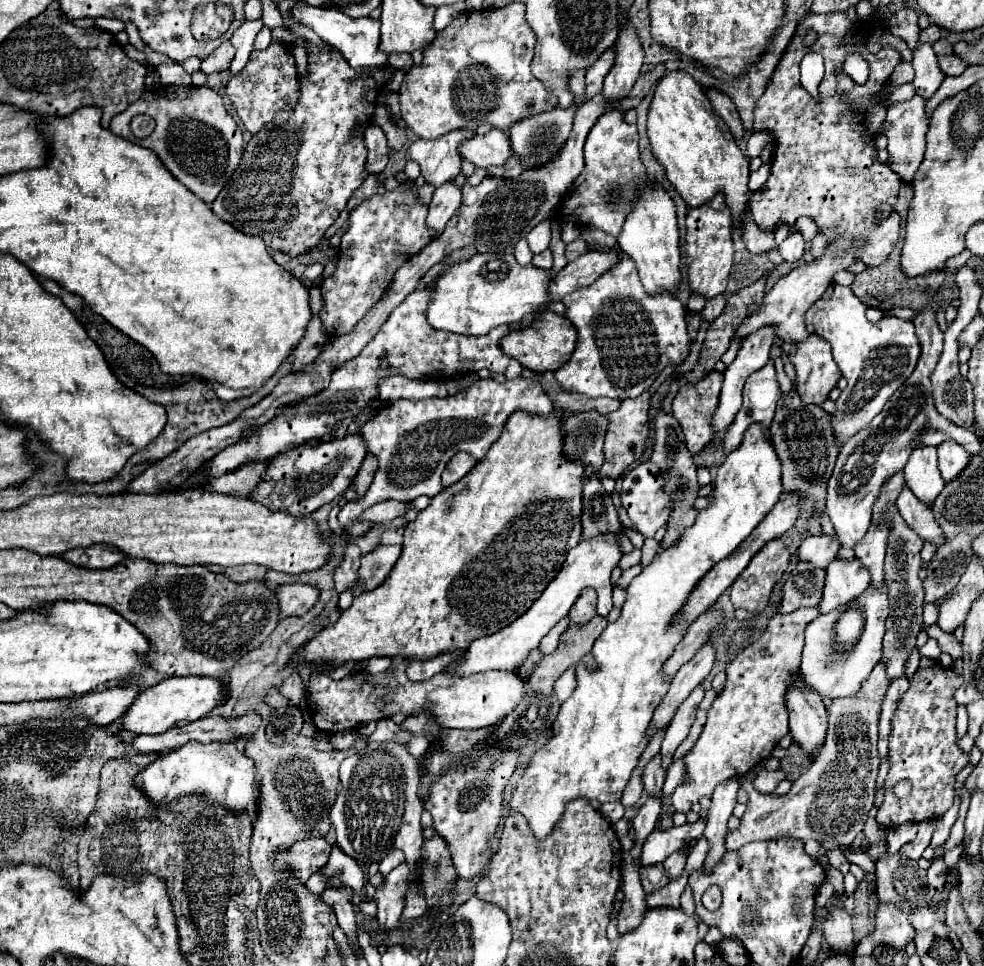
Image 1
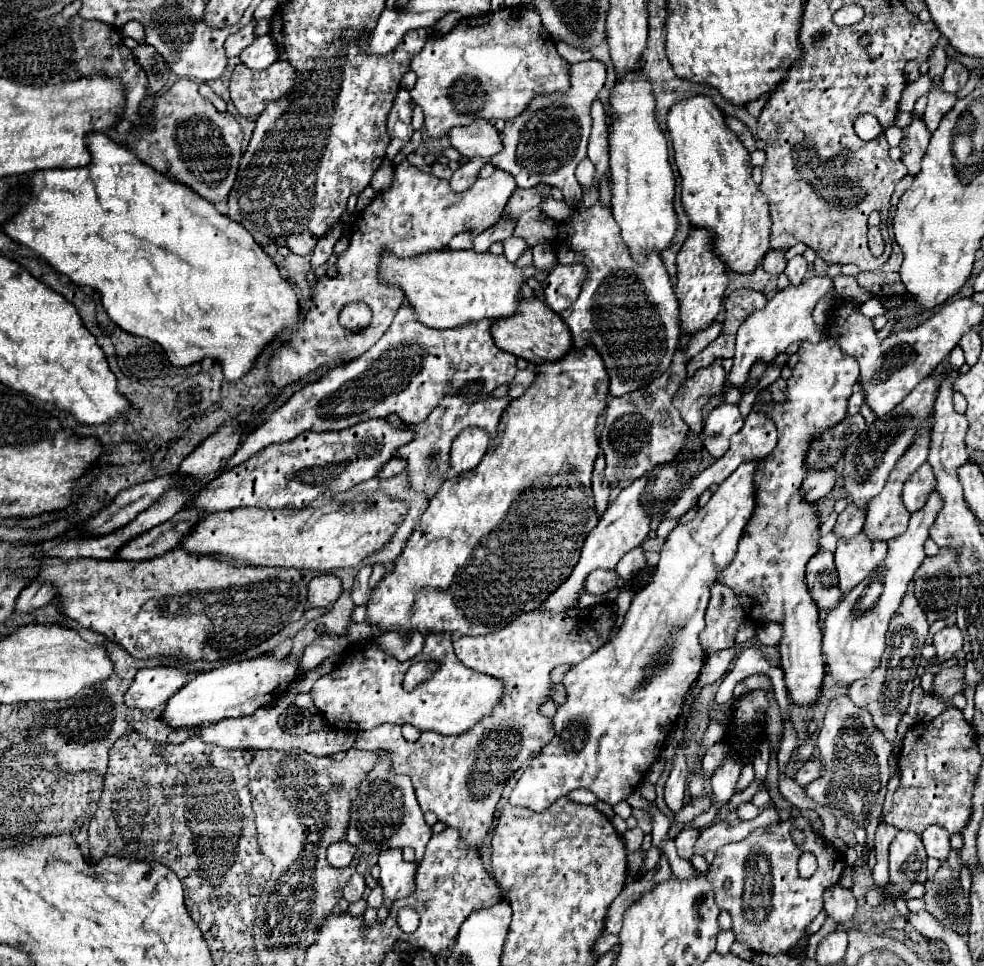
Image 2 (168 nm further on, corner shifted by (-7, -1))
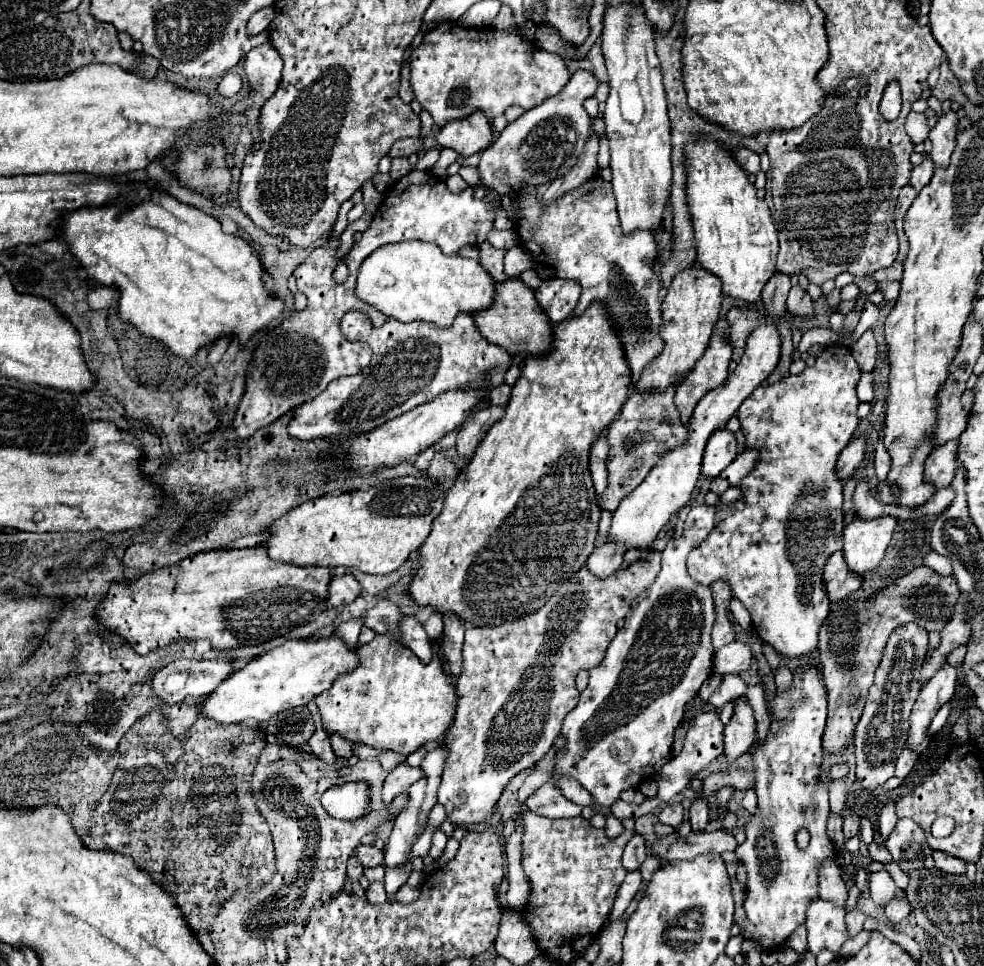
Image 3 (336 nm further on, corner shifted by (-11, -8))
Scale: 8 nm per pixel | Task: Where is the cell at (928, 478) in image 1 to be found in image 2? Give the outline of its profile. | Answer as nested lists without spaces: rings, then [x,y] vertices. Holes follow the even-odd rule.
[[[931,491],[927,495],[927,503],[921,511],[911,515],[909,527],[903,535],[889,541],[889,553],[883,565],[879,565],[869,577],[879,577],[879,581],[863,581],[853,591],[849,591],[841,603],[829,611],[825,623],[823,623],[823,645],[821,653],[825,659],[825,673],[835,679],[835,683],[849,687],[857,679],[865,679],[871,675],[875,667],[879,667],[879,659],[885,651],[885,633],[889,627],[889,621],[893,619],[895,611],[899,609],[903,595],[907,591],[907,583],[913,579],[915,571],[927,557],[923,551],[923,543],[929,537],[931,523],[935,523],[935,515],[939,515],[943,507],[943,499],[939,499],[937,491]],[[879,585],[879,595],[869,597],[869,587]]]

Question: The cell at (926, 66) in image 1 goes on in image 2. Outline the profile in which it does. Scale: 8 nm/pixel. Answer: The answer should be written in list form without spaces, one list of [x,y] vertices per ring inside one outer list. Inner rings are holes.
[[[935,83],[929,93],[927,93],[927,107],[925,107],[925,113],[923,113],[923,119],[929,127],[929,131],[935,131],[939,121],[943,119],[943,115],[955,105],[957,97],[951,95],[951,93],[945,93],[941,89],[941,83]]]

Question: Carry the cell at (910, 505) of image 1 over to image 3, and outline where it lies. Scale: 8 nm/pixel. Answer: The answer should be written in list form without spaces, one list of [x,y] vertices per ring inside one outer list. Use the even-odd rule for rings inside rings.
[[[957,440],[945,442],[943,446],[935,448],[925,462],[925,480],[931,482],[937,490],[947,488],[951,484],[951,478],[955,478],[957,448]]]

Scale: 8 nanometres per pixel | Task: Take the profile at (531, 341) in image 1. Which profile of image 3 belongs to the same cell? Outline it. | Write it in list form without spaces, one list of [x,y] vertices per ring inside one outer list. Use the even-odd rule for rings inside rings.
[[[509,278],[505,282],[495,282],[495,306],[483,310],[483,314],[473,314],[479,332],[493,344],[505,348],[509,354],[545,354],[551,348],[553,332],[547,316],[533,298],[533,288],[529,288],[519,278]]]

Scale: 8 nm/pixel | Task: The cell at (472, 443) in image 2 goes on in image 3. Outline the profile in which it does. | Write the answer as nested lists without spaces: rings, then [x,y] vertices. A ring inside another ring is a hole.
[[[489,406],[479,410],[475,416],[467,418],[457,434],[457,452],[463,458],[471,458],[487,430],[503,416],[503,406]]]

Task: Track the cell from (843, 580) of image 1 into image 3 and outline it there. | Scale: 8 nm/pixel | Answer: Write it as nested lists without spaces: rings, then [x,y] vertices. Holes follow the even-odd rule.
[[[883,516],[875,520],[855,518],[843,530],[843,554],[849,568],[861,576],[869,574],[885,556],[897,518]]]

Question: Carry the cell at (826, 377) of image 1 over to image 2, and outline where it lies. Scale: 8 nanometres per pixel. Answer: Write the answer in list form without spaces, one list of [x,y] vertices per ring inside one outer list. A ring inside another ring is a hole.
[[[825,337],[819,343],[801,341],[797,355],[799,363],[787,381],[785,405],[775,407],[773,403],[769,411],[777,425],[779,441],[775,451],[759,463],[755,475],[755,513],[745,527],[735,559],[719,575],[719,583],[735,591],[747,617],[753,621],[777,621],[783,625],[779,655],[787,691],[795,705],[811,709],[825,677],[819,611],[805,585],[805,565],[815,555],[819,543],[819,519],[813,505],[803,503],[799,487],[807,473],[803,467],[807,445],[811,437],[833,427],[847,413],[847,399],[859,377],[859,365],[853,357],[841,353],[833,337]]]

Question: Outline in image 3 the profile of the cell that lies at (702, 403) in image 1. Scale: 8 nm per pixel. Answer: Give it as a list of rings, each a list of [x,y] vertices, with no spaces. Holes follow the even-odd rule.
[[[715,330],[703,358],[687,374],[687,378],[677,386],[675,406],[681,414],[681,422],[687,426],[697,402],[713,388],[723,386],[727,380],[727,368],[731,360],[733,346],[727,342],[727,334]]]

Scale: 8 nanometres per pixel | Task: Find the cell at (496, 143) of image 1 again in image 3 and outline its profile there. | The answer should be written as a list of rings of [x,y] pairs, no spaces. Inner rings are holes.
[[[471,114],[463,122],[451,122],[441,126],[435,134],[437,142],[445,148],[453,148],[461,156],[471,156],[485,150],[493,140],[491,124],[485,114]]]

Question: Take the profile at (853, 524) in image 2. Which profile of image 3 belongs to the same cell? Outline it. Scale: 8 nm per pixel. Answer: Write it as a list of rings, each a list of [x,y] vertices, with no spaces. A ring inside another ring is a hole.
[[[861,480],[855,488],[855,496],[853,496],[855,508],[857,508],[857,516],[859,518],[879,518],[879,516],[887,516],[889,510],[885,504],[877,502],[871,490],[871,484],[867,480]]]

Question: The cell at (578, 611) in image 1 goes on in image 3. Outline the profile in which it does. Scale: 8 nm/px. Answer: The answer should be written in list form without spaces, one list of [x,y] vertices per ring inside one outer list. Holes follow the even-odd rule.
[[[603,542],[593,550],[591,558],[587,560],[587,566],[595,576],[607,578],[621,566],[625,552],[627,550],[619,550],[619,546],[607,546],[607,542]]]

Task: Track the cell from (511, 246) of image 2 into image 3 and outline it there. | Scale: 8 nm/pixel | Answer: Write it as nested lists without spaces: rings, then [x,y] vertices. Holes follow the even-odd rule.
[[[491,228],[489,234],[487,234],[487,240],[489,240],[495,248],[499,248],[499,250],[509,250],[509,248],[513,248],[513,246],[519,244],[515,228],[511,228],[511,230],[497,230],[497,228]]]

